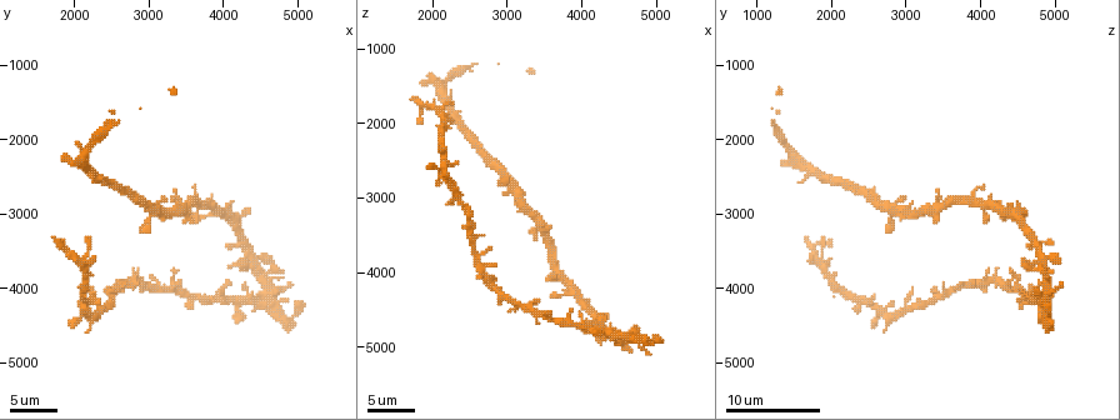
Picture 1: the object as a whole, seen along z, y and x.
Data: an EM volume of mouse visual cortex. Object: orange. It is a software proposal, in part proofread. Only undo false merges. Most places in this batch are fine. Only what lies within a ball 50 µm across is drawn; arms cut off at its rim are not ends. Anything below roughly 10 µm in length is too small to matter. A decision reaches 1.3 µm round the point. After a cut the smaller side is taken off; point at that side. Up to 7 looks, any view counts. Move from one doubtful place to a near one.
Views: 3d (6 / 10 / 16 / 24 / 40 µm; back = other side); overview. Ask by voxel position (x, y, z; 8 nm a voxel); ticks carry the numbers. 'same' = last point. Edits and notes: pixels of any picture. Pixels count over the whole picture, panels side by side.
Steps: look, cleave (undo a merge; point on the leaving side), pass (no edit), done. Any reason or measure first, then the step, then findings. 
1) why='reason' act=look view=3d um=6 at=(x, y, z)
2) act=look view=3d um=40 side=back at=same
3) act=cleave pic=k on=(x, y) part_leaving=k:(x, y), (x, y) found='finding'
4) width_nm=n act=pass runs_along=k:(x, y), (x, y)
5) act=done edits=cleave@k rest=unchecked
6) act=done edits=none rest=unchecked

why='side arm on a straight run' act=look view=3d um=10 at=(2900, 3950, 4200)

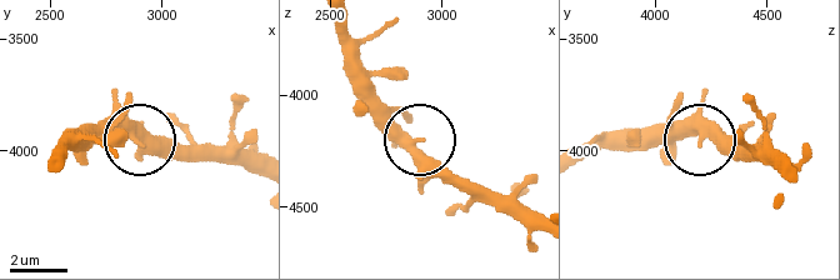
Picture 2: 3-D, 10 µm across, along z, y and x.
arms=3 act=pass found='continuous, no second neuron'

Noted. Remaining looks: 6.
why='thin neck' act=look view=3d um=10 at=(3600, 2850, 3800)

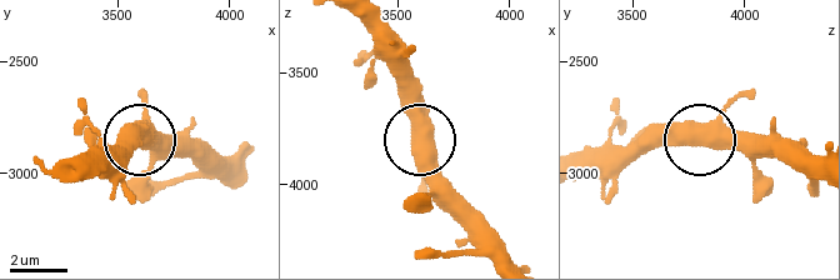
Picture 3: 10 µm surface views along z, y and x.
why='other side' act=look view=3d um=10 side=back at=(3630, 2840, 3760)

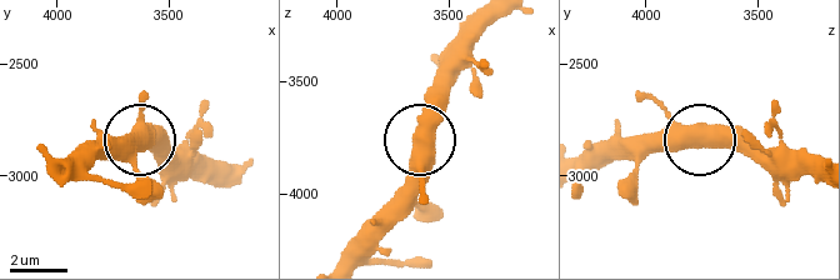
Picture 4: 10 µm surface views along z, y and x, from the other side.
act=pass found='continuous, no second neuron'

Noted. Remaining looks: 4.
why='narrows sharply' act=look view=3d um=16 at=(2950, 2900, 2600)

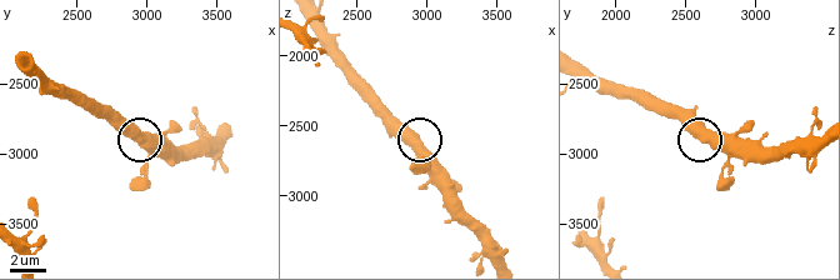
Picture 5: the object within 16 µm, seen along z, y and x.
act=look view=3d um=6 at=(2960, 2900, 2620)

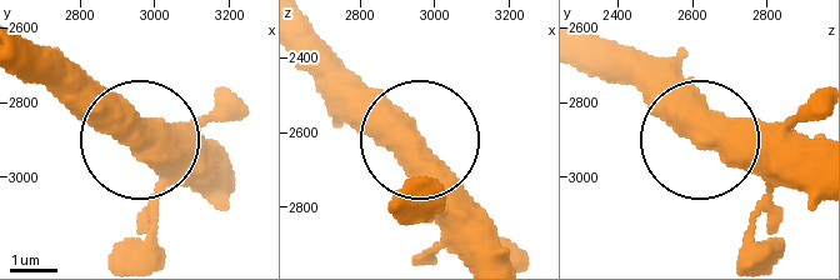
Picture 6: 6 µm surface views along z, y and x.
act=pass runs_along=6:(230, 164), (171, 159), (68, 71) found='all the same neuron'

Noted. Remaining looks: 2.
why='arms part here' act=look view=3d um=10 at=(4300, 3550, 4750)

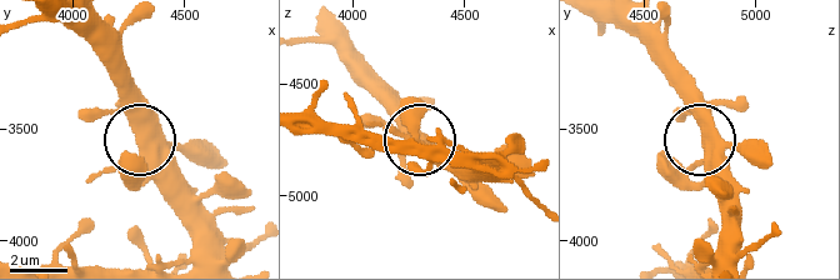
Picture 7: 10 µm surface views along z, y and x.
side_arm_um=50 act=pass runs_along=7:(156, 130), (138, 130), (130, 75) found='continuous, no second neuron'

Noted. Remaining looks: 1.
act=done edits=none rest=unchecked

